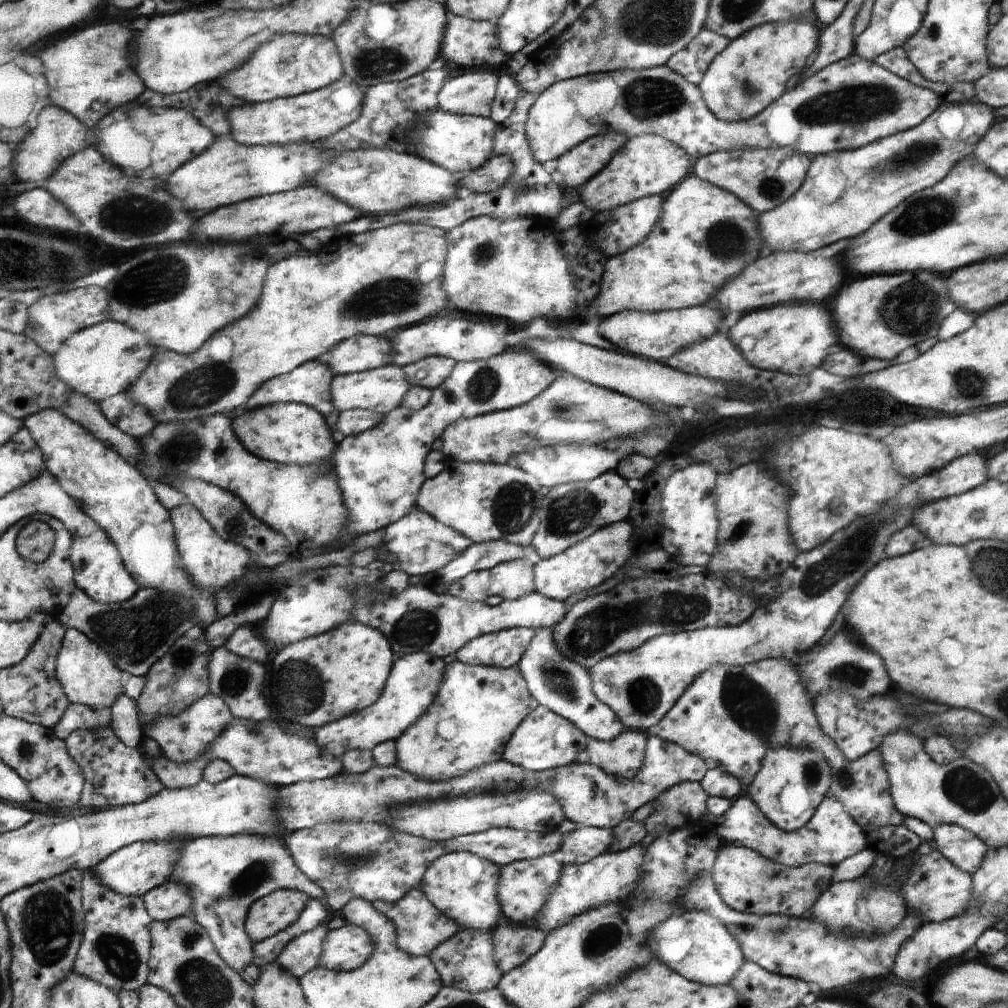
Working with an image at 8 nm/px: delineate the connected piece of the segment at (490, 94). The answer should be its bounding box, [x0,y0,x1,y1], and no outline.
[438,68,498,118]

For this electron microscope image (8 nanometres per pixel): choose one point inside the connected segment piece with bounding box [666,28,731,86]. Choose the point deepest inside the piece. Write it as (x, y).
(691, 62)

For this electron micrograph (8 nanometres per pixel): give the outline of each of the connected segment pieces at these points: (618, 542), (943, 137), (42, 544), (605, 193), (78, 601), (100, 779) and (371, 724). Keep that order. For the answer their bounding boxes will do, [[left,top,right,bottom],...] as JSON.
[[535,521,632,602],[757,100,994,255],[18,519,56,564],[581,134,690,211],[57,587,209,676],[67,725,167,808],[312,652,444,758]]

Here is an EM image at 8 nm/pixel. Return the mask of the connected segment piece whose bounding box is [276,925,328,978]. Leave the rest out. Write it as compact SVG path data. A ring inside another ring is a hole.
M324 925L314 928L312 932L305 932L300 935L300 940L296 940L296 944L292 944L292 948L288 948L288 952L282 952L276 962L295 977L302 978L319 966L327 935Z

